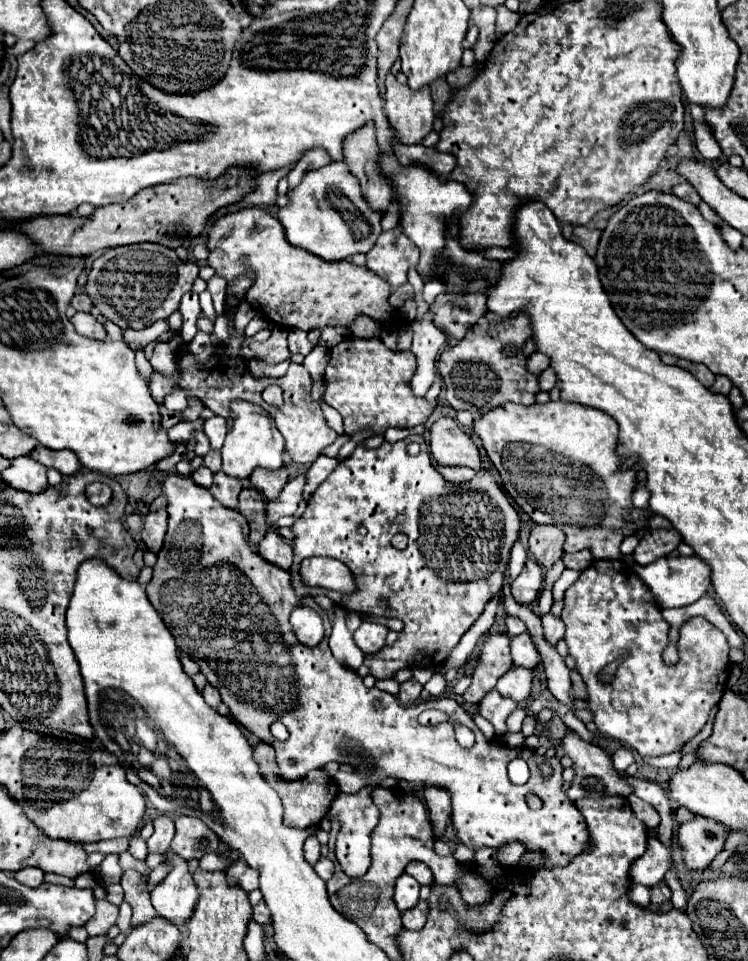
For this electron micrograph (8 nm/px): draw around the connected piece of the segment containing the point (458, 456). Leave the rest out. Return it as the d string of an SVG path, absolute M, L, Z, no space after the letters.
M440 418L430 428L430 452L440 466L468 466L482 470L482 460L476 444L452 418Z

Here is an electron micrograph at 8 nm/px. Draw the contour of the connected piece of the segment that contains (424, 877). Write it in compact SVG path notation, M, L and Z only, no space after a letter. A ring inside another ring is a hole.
M410 862L408 866L406 866L406 872L412 876L412 878L416 878L420 884L432 884L434 882L434 876L432 876L432 872L430 872L430 868L424 864L424 862Z

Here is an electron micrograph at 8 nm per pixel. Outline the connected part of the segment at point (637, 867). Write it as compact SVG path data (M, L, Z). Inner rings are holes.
M650 838L646 852L630 866L630 878L632 882L644 886L656 886L664 880L668 866L670 866L670 850L656 838Z

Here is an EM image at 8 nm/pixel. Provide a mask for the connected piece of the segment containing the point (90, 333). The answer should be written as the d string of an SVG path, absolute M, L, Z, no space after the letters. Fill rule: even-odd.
M76 312L70 322L74 324L76 332L86 336L86 338L94 338L94 340L104 340L106 338L106 330L104 326L88 312Z

